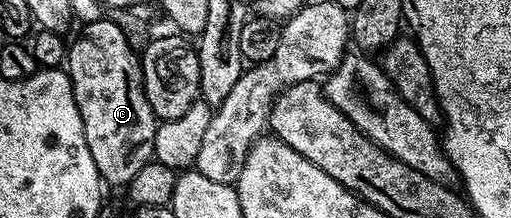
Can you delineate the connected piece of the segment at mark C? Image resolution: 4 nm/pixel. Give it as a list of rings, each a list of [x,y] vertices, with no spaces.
[[[98,18],[96,22],[88,22],[80,29],[83,31],[80,32],[79,39],[73,44],[71,42],[66,51],[65,69],[71,77],[73,96],[81,112],[85,144],[89,144],[89,153],[93,155],[93,164],[97,164],[100,178],[108,187],[125,188],[131,183],[133,176],[137,176],[137,172],[141,172],[141,168],[152,161],[157,119],[145,96],[140,55],[129,48],[122,25],[118,21],[110,22],[109,18]]]

